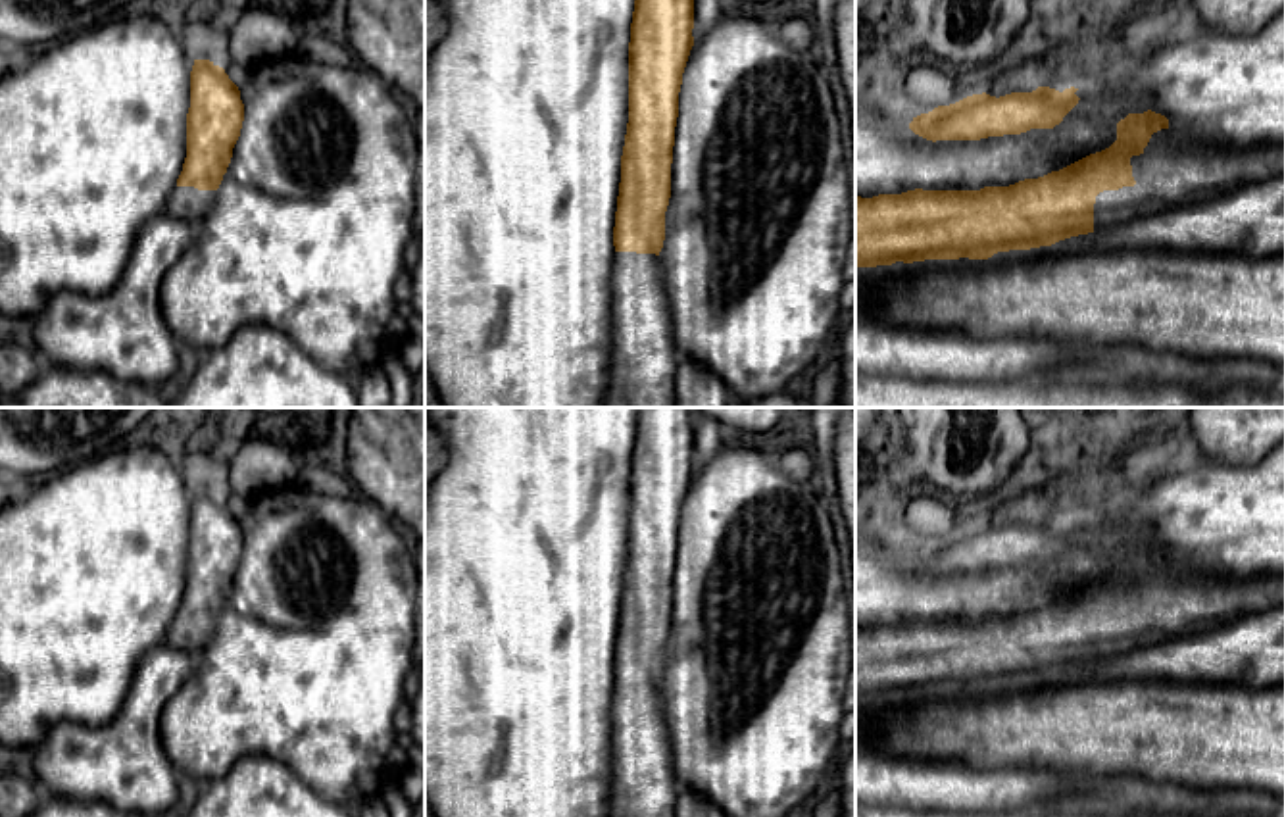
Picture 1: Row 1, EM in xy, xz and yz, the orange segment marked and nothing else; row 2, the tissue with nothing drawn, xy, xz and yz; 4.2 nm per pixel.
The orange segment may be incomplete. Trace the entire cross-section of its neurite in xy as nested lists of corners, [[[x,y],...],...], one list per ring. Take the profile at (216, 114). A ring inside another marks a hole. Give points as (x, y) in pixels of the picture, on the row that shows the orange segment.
[[[194,60],[186,113],[186,158],[165,213],[198,229],[213,206],[240,136],[244,104],[223,67]]]

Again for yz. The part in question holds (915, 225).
[[[1151,110],[1128,113],[1117,123],[1117,140],[1059,171],[1038,179],[1025,179],[1009,186],[980,190],[907,190],[901,194],[855,196],[855,269],[913,263],[925,260],[988,260],[998,252],[1051,246],[1059,240],[1099,229],[1126,225],[1169,210],[1196,206],[1244,185],[1284,175],[1284,146],[1255,146],[1246,150],[1213,148],[1186,133],[1171,131],[1169,119]]]

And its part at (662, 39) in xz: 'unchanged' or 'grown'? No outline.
grown

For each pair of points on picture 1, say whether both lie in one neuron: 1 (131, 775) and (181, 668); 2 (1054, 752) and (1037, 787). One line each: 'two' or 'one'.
1: one
2: two

